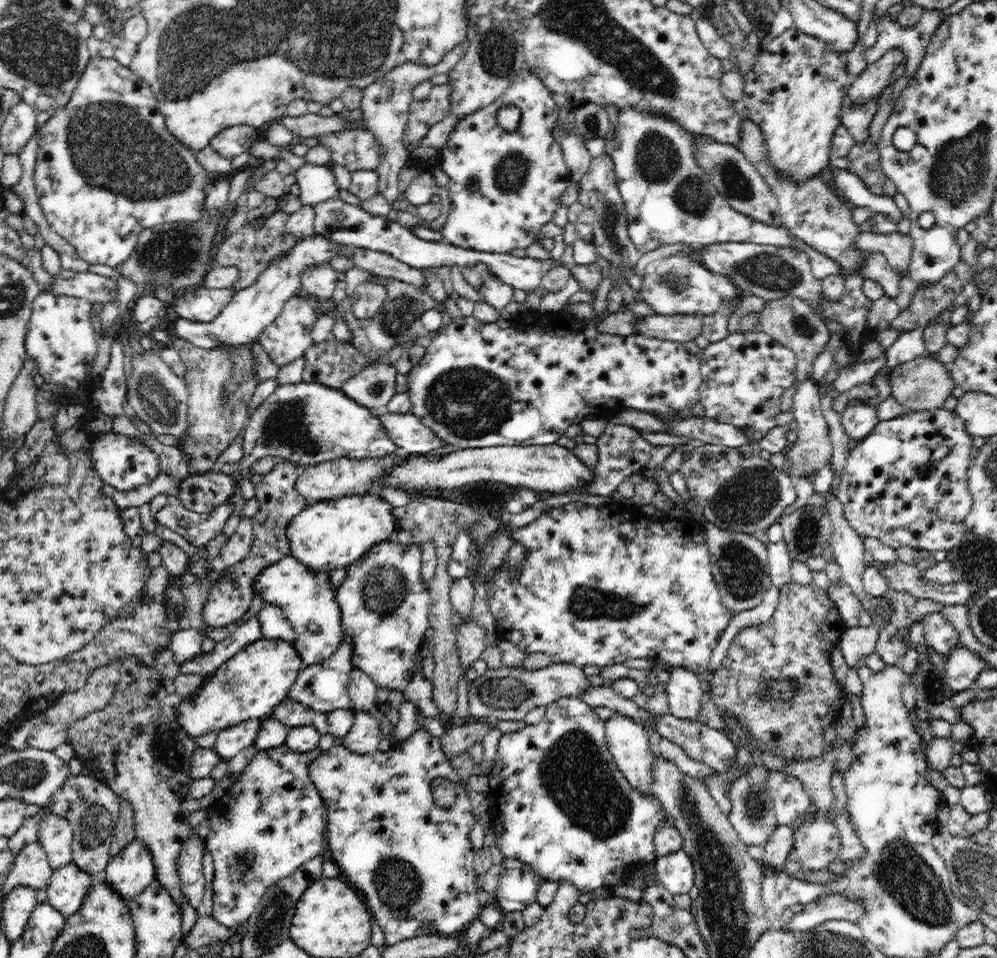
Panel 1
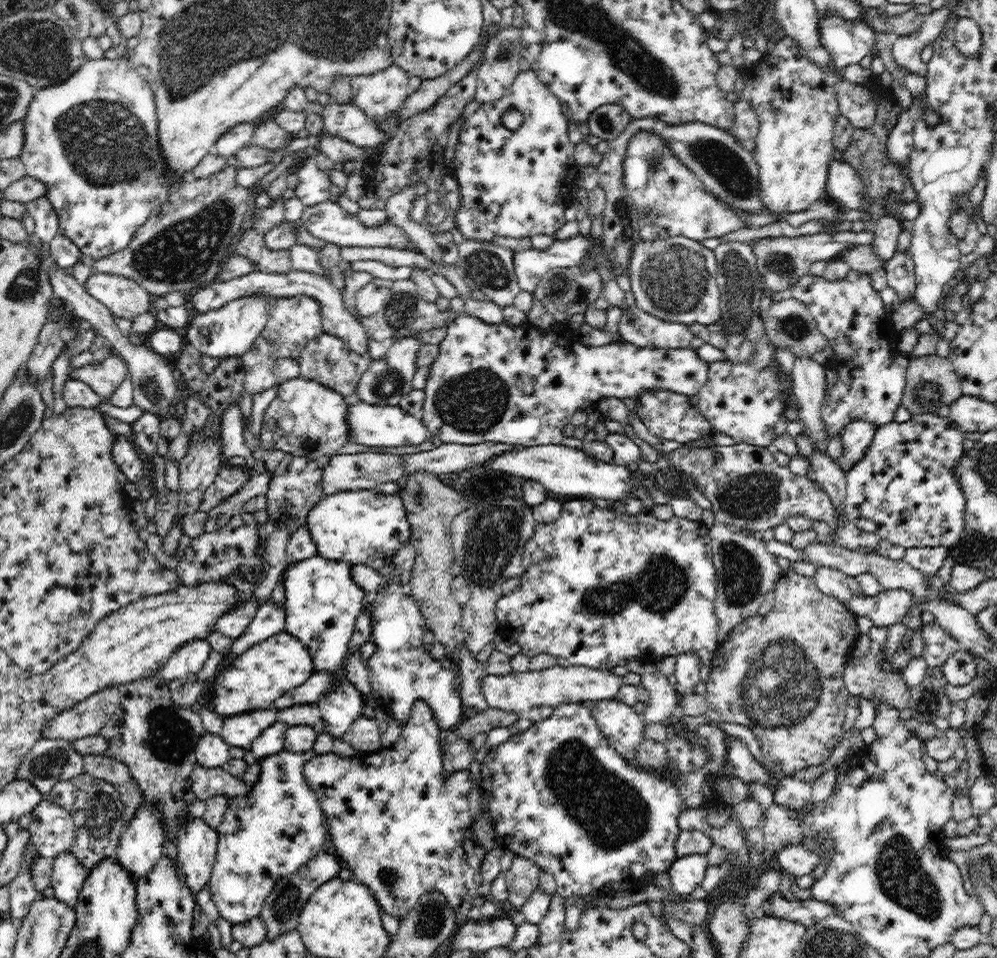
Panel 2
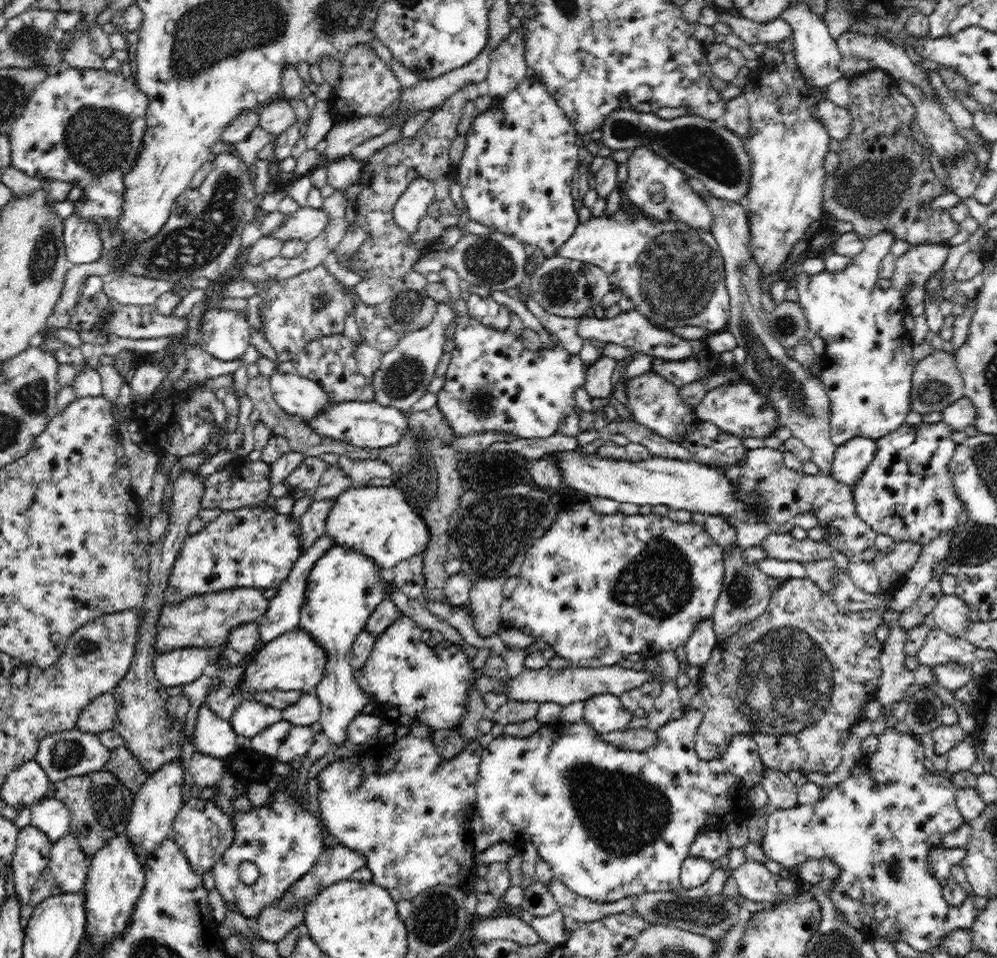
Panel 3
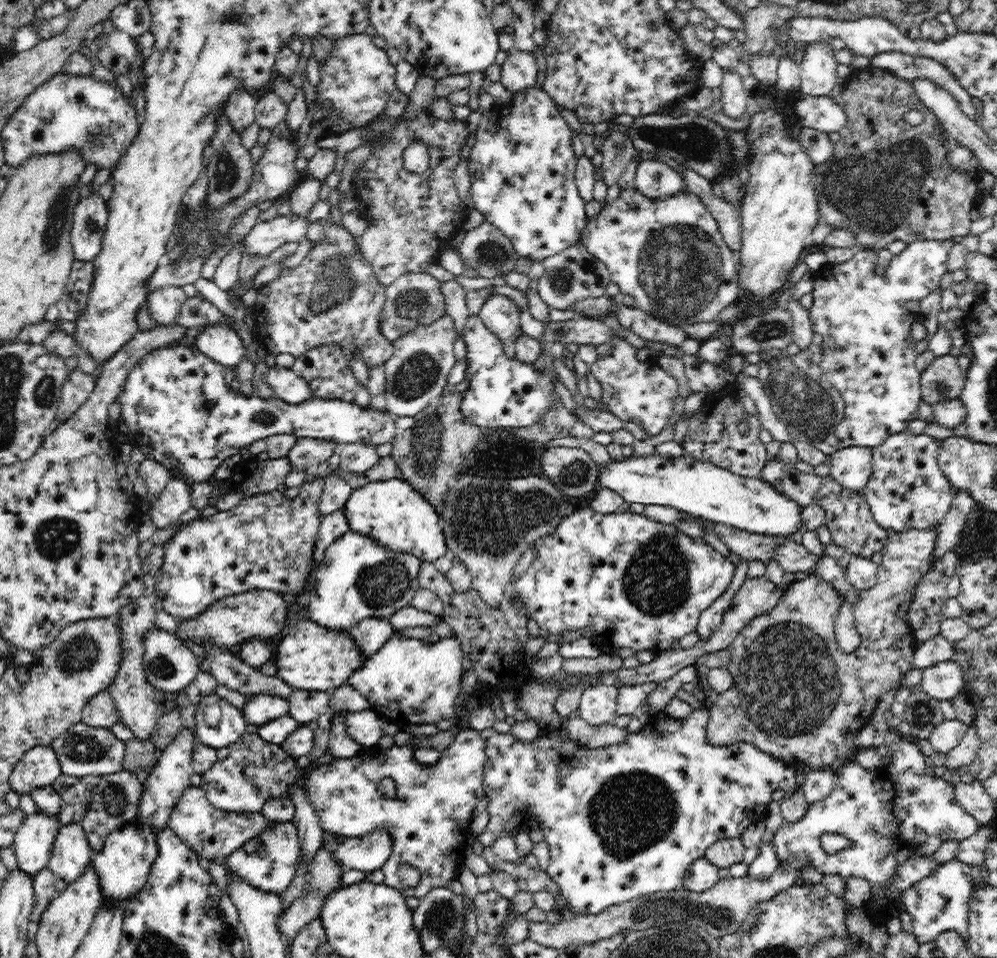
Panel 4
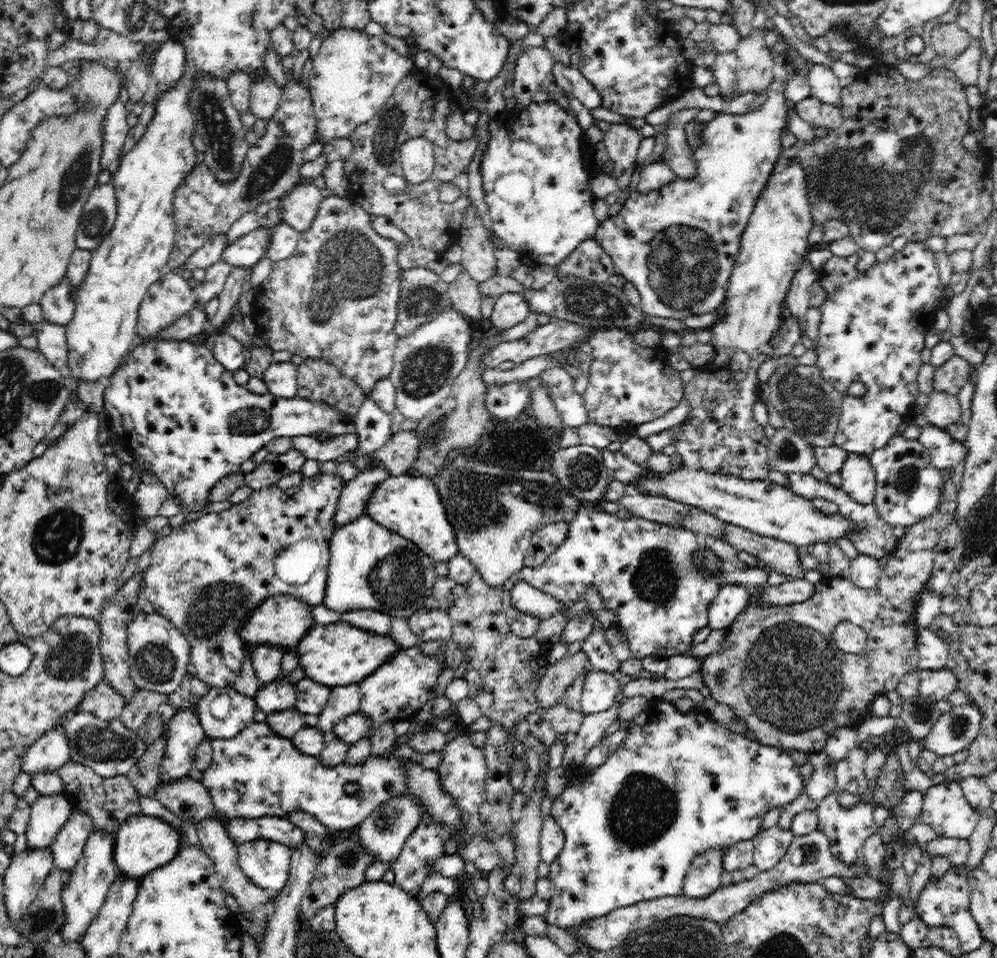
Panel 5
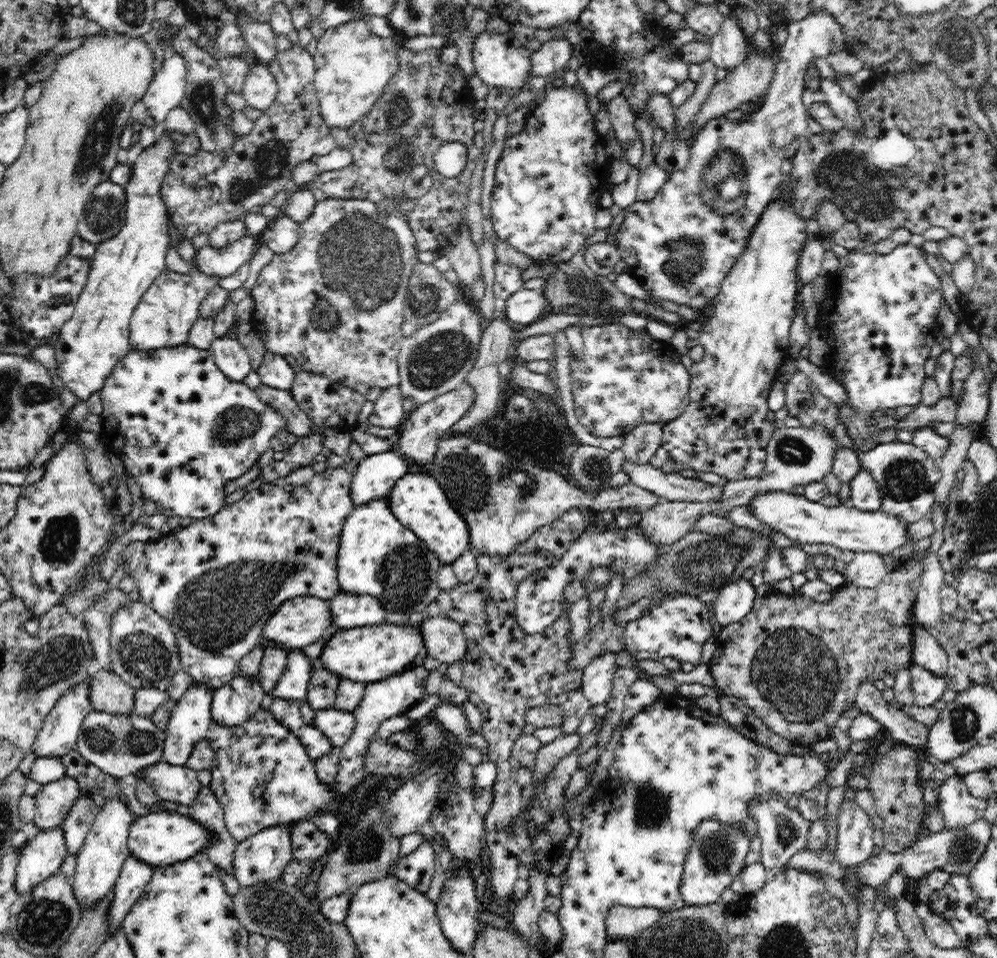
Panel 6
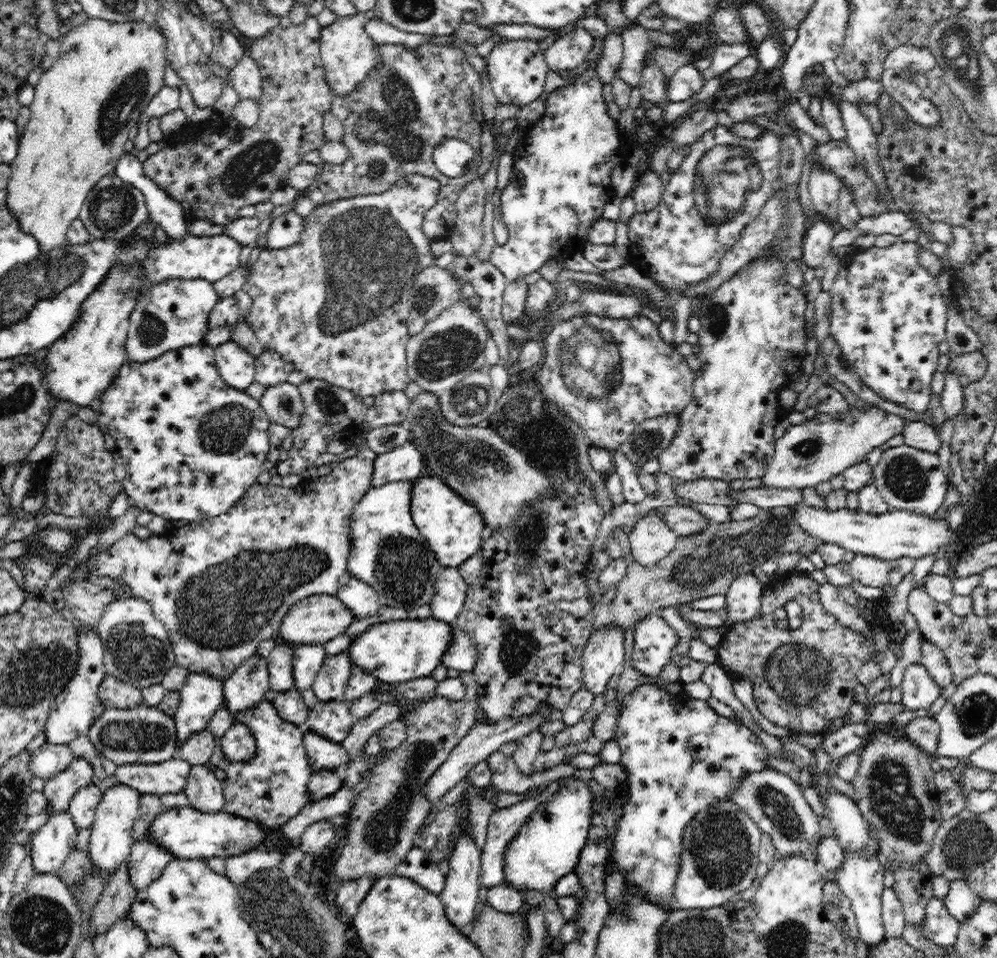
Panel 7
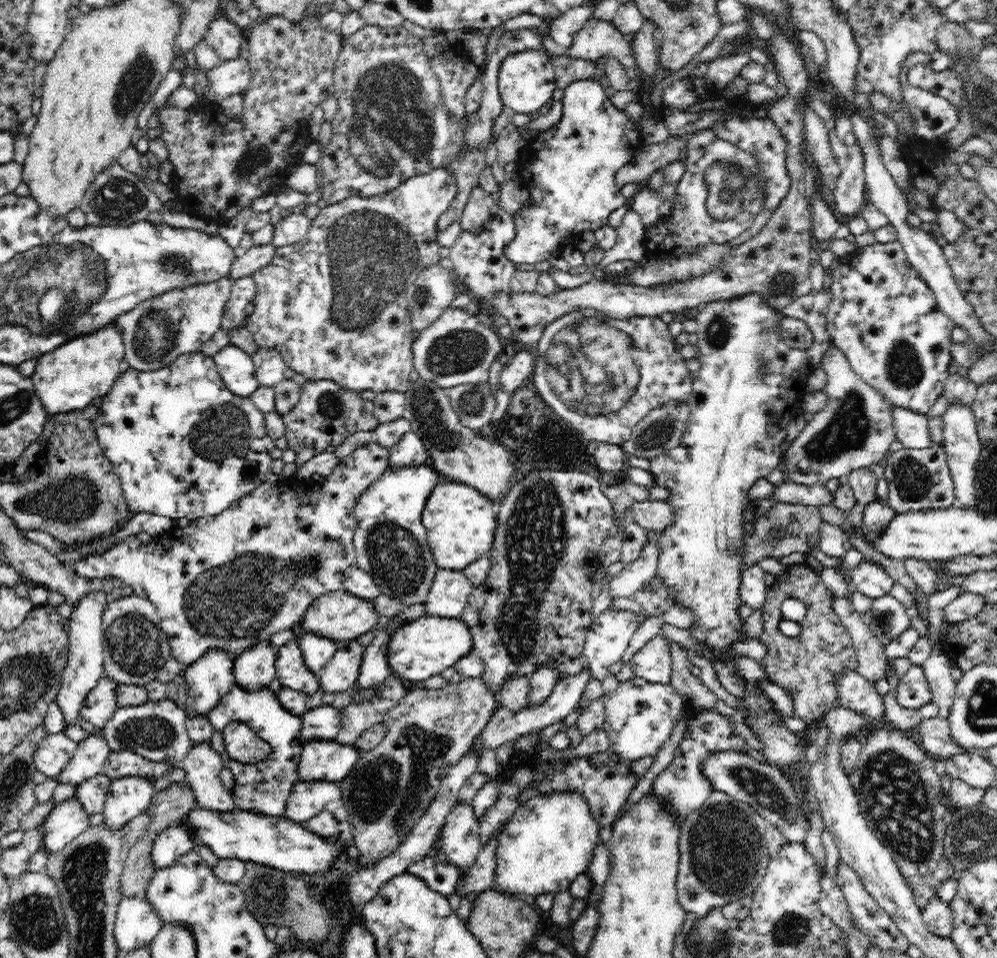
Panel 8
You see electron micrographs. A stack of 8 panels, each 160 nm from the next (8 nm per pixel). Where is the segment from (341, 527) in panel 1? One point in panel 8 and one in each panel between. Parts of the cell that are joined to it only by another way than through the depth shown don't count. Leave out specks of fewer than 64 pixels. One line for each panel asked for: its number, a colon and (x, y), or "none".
2: (364, 527)
3: (375, 521)
4: (399, 520)
5: (409, 506)
6: (417, 500)
7: (452, 527)
8: (460, 525)

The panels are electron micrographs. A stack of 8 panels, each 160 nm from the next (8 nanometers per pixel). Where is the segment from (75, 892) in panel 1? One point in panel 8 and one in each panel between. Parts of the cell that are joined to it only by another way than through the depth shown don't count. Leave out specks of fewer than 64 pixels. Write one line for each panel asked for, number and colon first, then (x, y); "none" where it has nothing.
2: (68, 875)
3: (69, 866)
4: (71, 854)
5: (67, 848)
6: (79, 822)
7: (82, 809)
8: (92, 793)

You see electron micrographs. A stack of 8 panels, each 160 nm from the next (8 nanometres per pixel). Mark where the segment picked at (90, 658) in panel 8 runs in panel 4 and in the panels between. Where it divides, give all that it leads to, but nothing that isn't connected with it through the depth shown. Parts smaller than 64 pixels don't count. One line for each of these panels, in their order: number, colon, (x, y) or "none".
4: (38, 768)
5: (50, 752)
6: (61, 728)
7: (72, 712)

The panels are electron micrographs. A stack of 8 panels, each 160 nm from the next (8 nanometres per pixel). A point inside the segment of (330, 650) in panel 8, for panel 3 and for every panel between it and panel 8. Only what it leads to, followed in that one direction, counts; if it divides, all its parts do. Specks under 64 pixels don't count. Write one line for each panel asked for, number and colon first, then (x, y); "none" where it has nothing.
3: (251, 717)
4: (258, 710)
5: (276, 696)
6: (293, 684)
7: (307, 659)

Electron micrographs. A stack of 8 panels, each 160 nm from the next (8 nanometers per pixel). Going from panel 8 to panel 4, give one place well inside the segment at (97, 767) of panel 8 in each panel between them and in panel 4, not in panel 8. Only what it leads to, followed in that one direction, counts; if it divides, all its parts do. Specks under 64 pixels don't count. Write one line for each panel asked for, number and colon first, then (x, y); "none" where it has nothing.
4: (34, 840)
5: (48, 815)
6: (53, 802)
7: (58, 790)

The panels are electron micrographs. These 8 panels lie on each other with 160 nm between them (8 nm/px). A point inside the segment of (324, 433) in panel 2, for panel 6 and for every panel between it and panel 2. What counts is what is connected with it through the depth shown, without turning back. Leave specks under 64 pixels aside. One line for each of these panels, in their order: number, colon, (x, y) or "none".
3: (297, 395)
4: (286, 384)
5: (281, 378)
6: (275, 372)

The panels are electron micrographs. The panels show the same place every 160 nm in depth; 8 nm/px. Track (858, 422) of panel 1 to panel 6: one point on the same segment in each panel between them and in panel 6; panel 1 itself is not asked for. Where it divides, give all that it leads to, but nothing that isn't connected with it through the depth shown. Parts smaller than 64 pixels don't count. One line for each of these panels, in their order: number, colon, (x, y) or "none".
2: (857, 434)
3: (851, 458)
4: (852, 466)
5: (857, 475)
6: (864, 491)

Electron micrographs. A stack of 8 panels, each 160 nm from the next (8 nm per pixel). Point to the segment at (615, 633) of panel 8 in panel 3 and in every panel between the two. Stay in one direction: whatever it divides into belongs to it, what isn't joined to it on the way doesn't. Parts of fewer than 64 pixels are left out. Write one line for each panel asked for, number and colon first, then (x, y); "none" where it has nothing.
3: (605, 713)
4: (598, 705)
5: (599, 693)
6: (596, 684)
7: (603, 656)

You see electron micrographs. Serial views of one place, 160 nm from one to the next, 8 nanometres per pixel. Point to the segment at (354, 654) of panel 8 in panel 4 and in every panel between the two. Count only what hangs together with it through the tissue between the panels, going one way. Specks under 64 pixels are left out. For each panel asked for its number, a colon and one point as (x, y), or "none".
4: (303, 705)
5: (311, 698)
6: (323, 685)
7: (331, 681)

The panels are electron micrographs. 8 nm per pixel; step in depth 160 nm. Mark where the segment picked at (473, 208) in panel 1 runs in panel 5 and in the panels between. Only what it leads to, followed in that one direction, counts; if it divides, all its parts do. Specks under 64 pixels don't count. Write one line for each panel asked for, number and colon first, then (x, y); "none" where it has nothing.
2: (517, 184)
3: (516, 171)
4: (522, 165)
5: (535, 175)

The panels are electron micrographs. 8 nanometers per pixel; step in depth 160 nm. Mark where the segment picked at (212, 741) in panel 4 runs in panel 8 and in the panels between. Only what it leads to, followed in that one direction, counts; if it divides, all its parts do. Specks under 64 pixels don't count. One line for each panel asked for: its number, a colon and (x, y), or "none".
5: (223, 713)
6: (236, 702)
7: (245, 689)
8: (254, 669)

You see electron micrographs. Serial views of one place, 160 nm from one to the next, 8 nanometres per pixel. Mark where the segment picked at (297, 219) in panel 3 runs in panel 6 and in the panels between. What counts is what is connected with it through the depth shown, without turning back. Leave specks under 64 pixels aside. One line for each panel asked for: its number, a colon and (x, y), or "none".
4: (266, 236)
5: (246, 252)
6: (223, 262)

